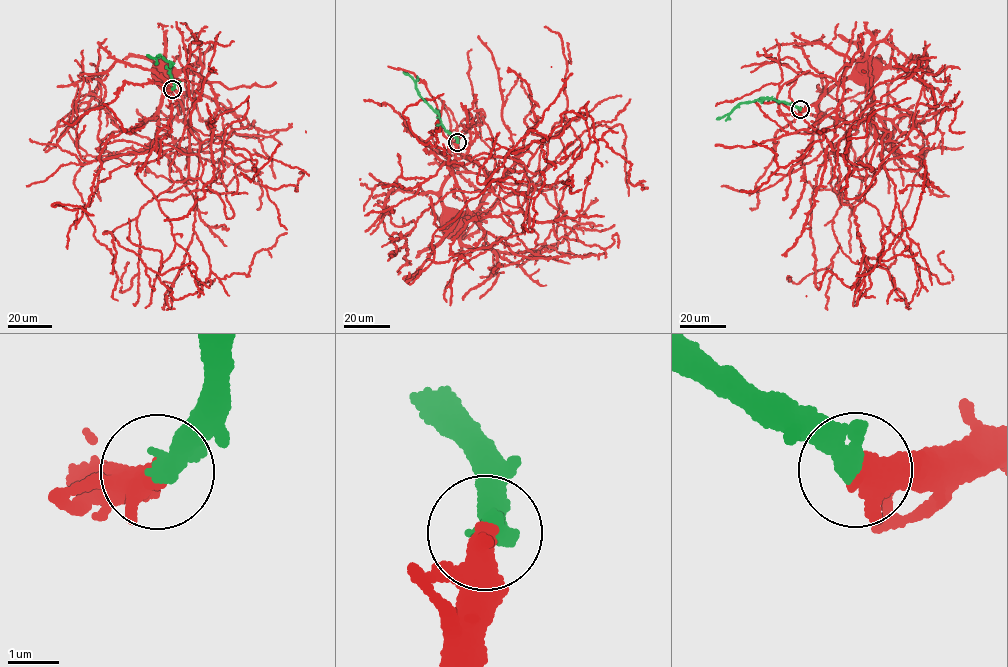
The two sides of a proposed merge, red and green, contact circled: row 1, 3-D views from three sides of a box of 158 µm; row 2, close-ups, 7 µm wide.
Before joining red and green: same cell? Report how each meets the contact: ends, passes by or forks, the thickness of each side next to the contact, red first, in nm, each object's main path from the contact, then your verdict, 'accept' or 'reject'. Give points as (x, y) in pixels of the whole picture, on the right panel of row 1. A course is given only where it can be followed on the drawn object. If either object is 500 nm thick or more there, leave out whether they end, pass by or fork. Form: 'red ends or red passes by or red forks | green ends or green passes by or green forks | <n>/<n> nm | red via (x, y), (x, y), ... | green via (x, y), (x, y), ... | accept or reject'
red passes by | green ends | 400/440 nm | red via (800, 110), (812, 106), (850, 75), (860, 62) | green via (800, 110), (774, 99), (762, 98), (740, 103), (716, 119) | accept

